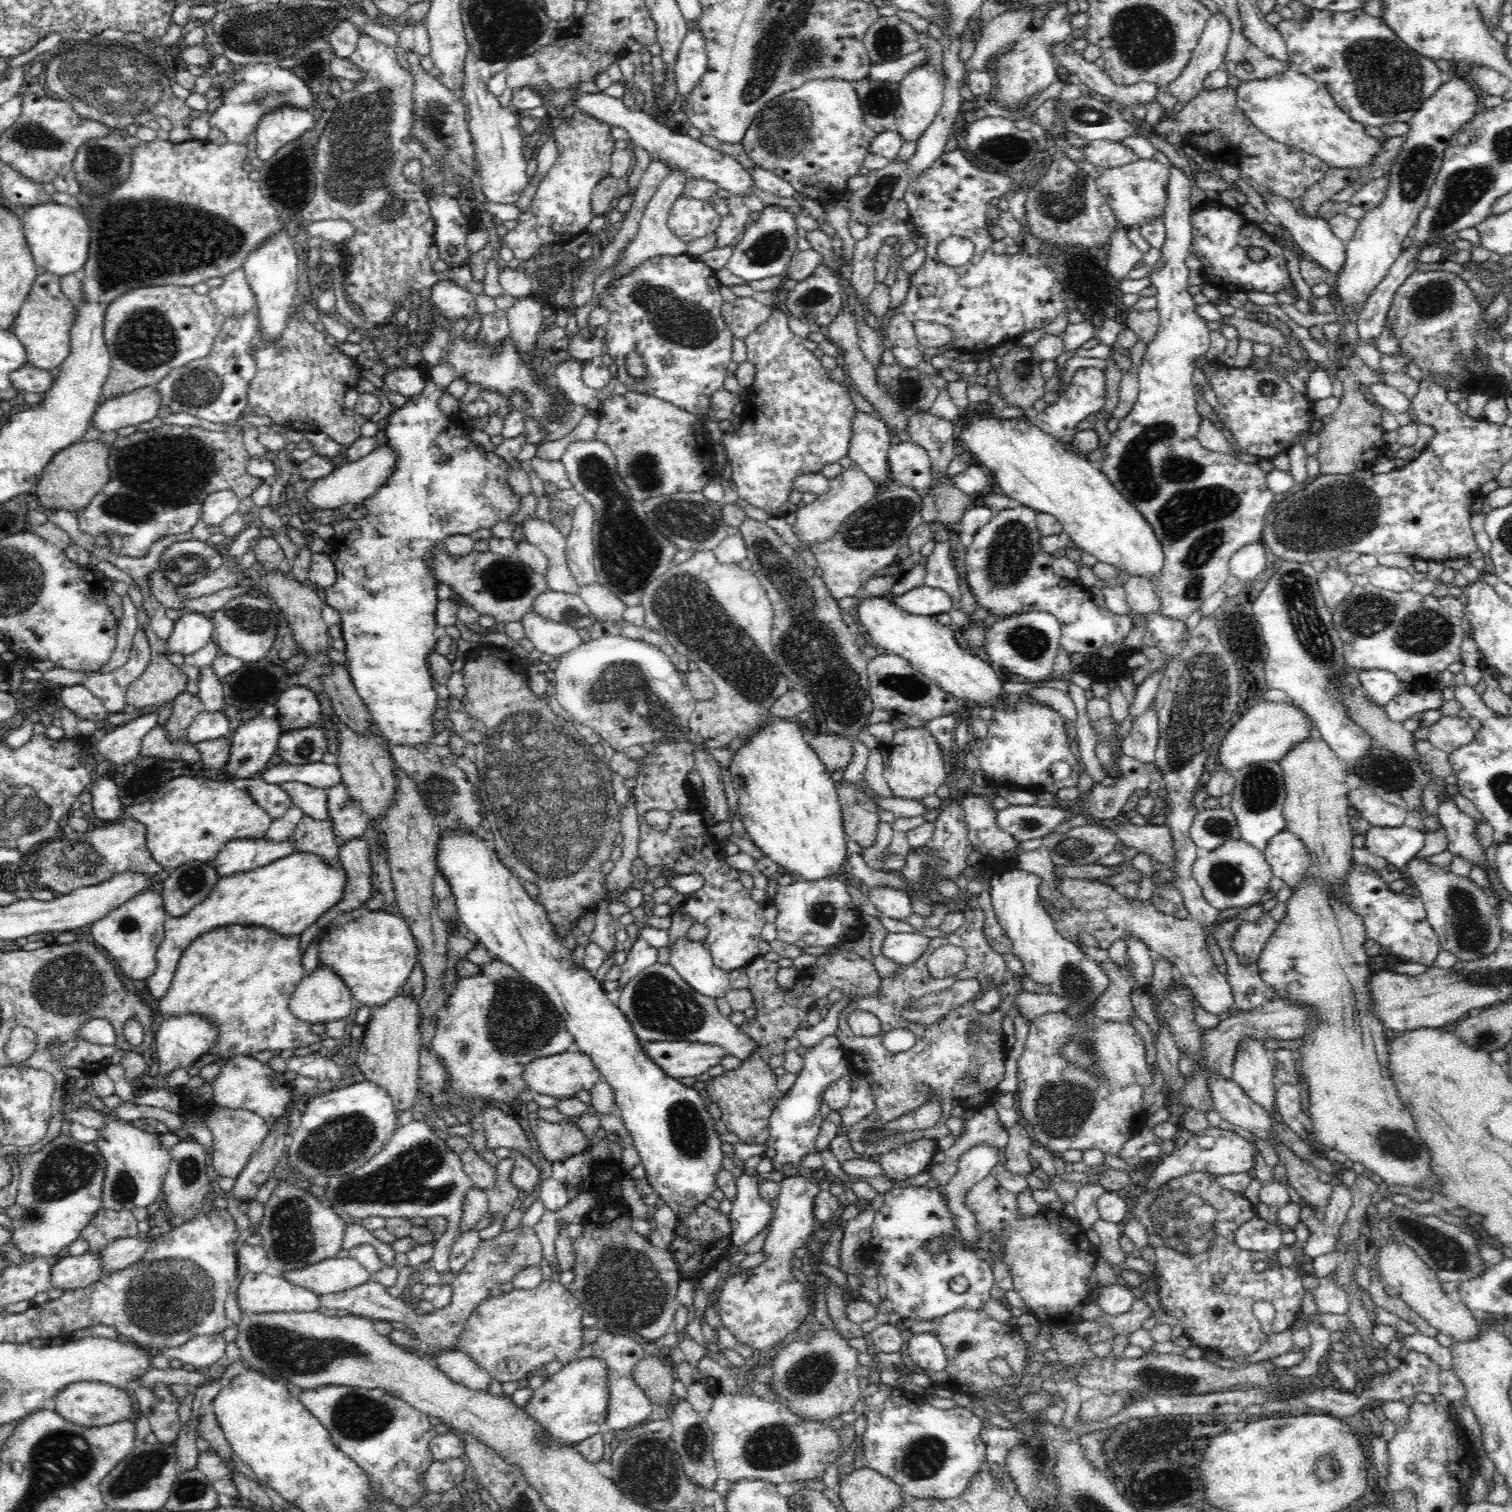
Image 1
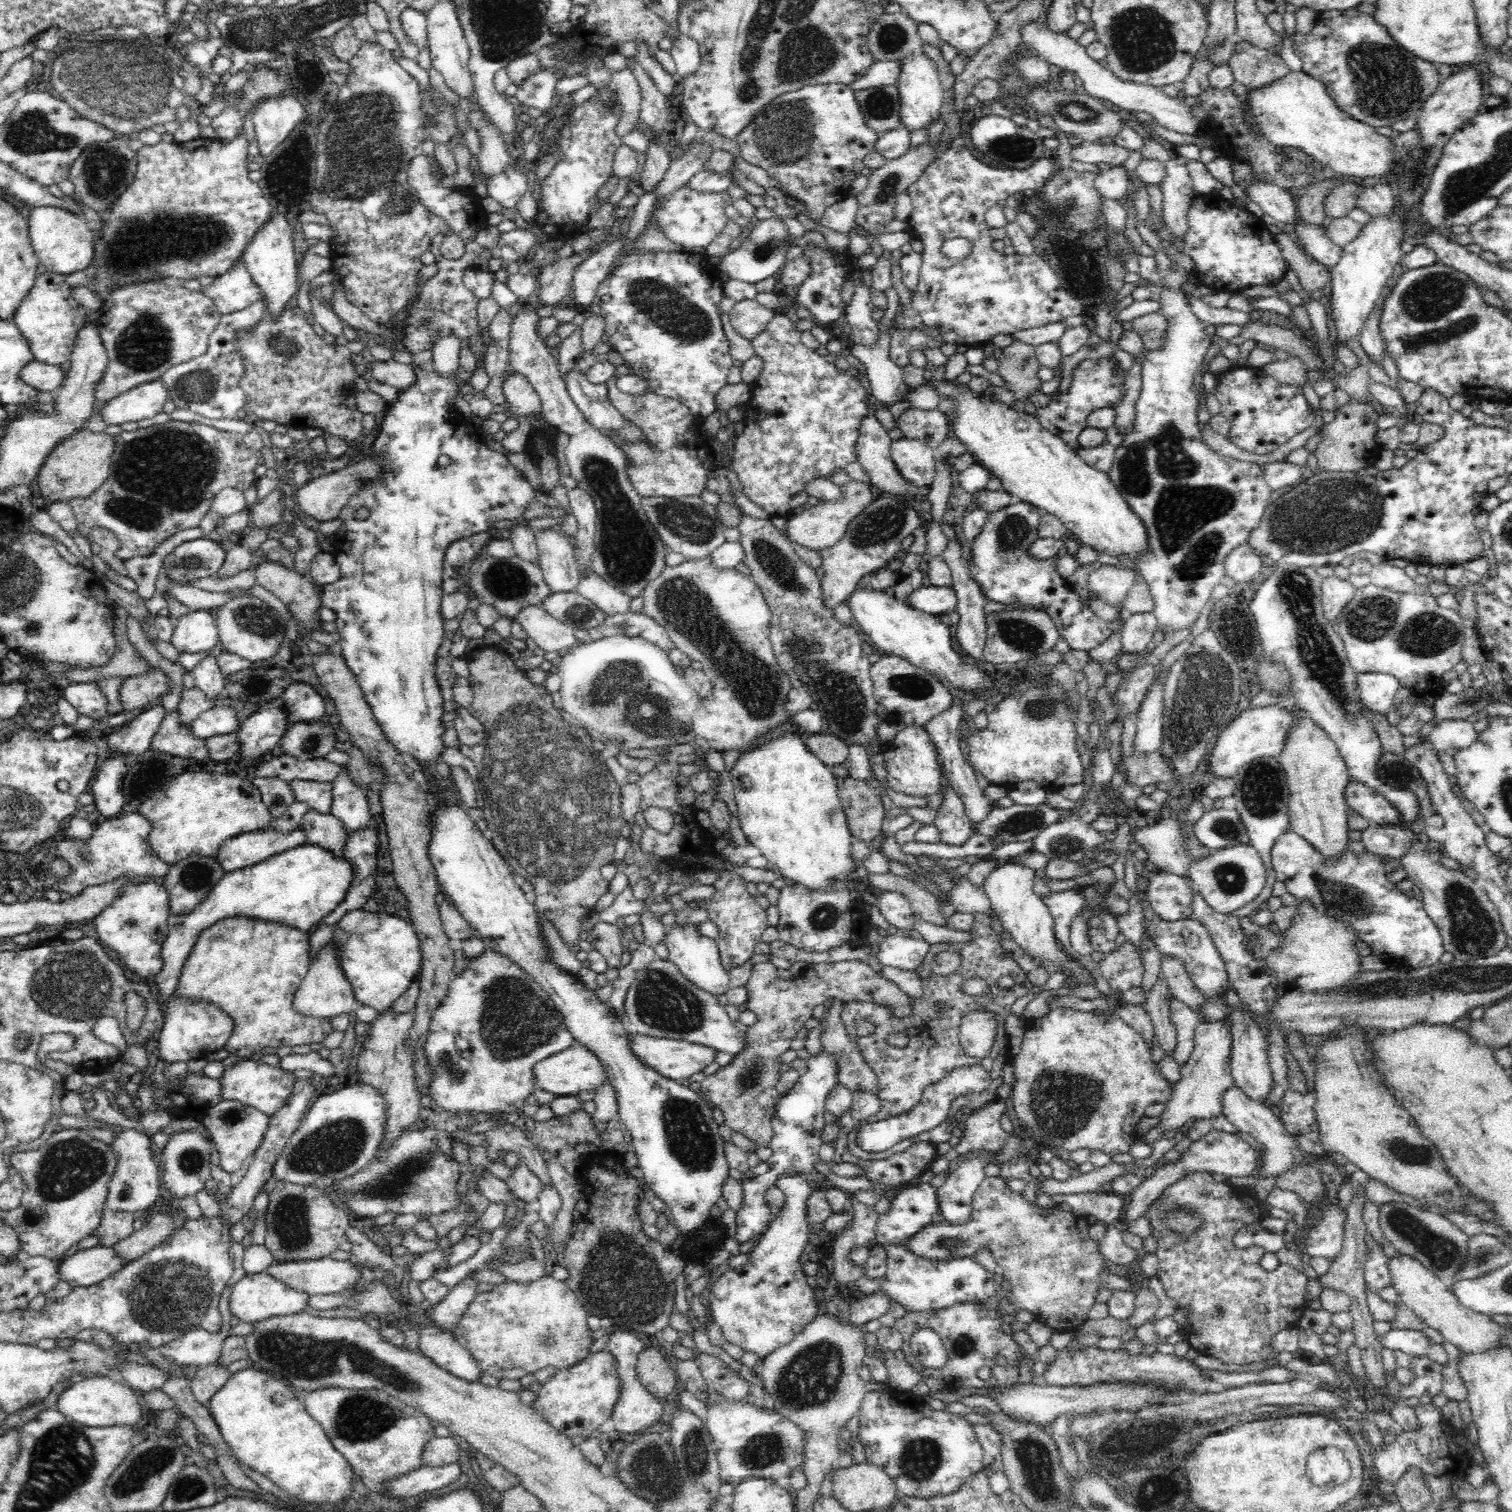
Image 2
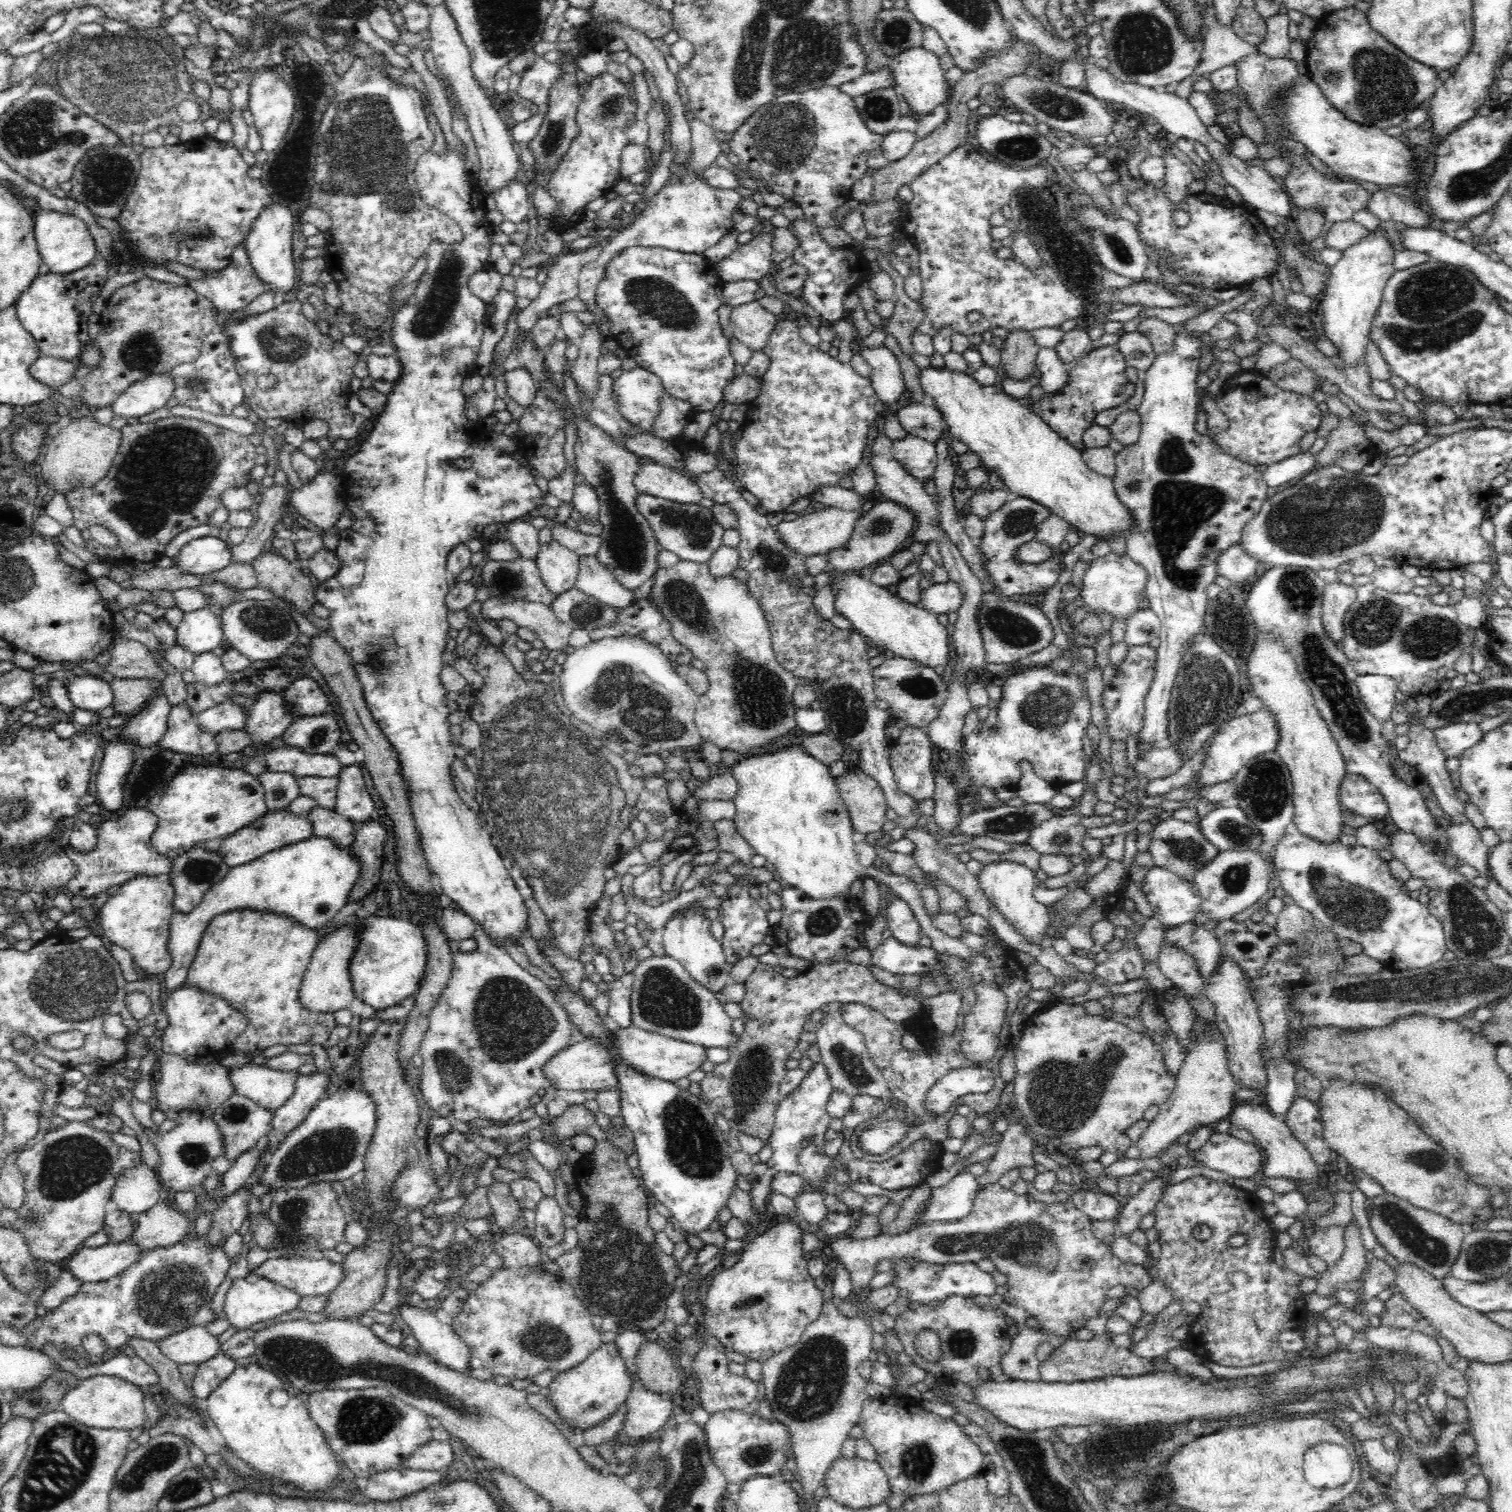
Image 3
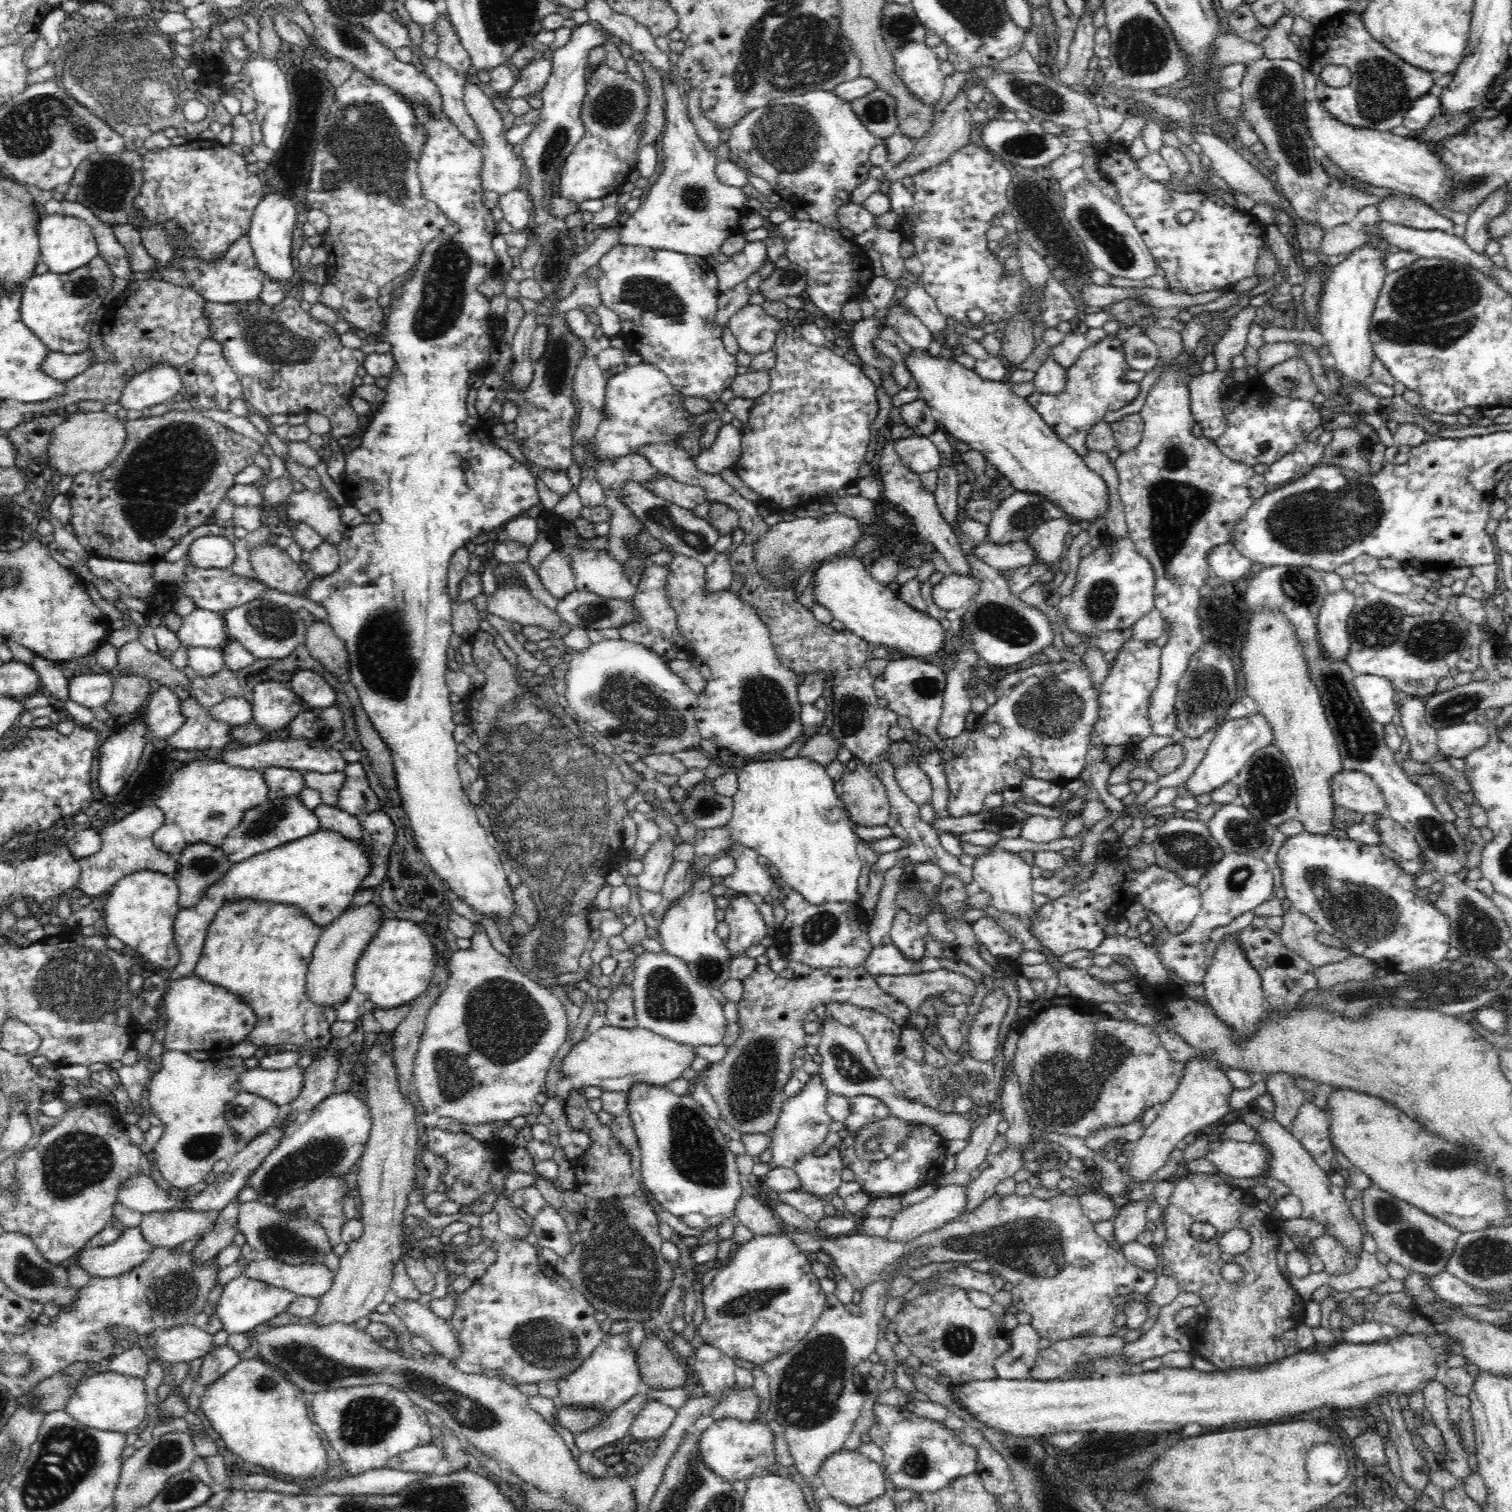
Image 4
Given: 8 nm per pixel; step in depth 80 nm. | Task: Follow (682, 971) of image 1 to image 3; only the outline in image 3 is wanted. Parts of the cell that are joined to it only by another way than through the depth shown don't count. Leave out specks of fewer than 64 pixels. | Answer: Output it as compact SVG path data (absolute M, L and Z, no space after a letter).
M690 906L690 910L672 915L663 927L663 946L665 955L684 966L693 981L715 993L727 986L731 979L731 966L725 960L721 942L710 932L712 920L706 918L704 912L702 906Z

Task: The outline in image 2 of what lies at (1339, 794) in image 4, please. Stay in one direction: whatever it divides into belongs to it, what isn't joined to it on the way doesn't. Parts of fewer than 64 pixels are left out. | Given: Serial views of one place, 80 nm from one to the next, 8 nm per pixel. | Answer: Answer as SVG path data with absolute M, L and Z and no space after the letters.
M1362 782L1347 784L1347 806L1376 825L1400 825L1399 811L1379 791Z

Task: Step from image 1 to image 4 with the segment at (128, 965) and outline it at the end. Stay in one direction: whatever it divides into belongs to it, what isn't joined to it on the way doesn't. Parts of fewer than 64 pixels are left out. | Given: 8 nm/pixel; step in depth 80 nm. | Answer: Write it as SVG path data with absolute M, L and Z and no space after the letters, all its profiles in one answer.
M140 871L128 874L104 898L106 927L110 936L128 944L127 950L140 954L148 964L158 964L163 969L174 969L180 963L180 953L173 944L173 923L179 908L179 888L173 875Z

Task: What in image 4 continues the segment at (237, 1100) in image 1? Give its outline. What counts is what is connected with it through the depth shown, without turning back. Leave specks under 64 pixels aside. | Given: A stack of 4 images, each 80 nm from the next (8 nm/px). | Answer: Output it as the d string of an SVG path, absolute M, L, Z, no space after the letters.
M298 1065L286 1070L264 1070L262 1067L239 1069L237 1080L245 1093L254 1093L278 1106L292 1102L304 1086L304 1069Z

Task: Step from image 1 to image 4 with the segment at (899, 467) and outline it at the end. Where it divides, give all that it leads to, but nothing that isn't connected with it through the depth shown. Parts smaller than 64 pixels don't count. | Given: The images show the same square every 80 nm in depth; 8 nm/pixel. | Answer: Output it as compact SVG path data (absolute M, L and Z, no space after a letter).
M918 435L895 441L895 451L902 464L919 475L930 470L937 470L942 462L938 445Z

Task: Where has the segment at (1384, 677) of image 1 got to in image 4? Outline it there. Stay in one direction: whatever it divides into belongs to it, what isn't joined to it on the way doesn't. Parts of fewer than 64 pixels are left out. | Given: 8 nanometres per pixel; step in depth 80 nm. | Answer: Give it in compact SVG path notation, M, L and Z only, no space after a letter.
M1358 674L1353 682L1364 708L1368 710L1374 722L1390 724L1396 714L1396 703L1393 700L1394 683L1381 676Z

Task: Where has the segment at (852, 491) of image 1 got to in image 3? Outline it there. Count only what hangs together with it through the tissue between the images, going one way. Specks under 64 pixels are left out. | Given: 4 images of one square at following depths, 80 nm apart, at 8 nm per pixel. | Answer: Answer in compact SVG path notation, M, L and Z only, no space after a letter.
M825 507L823 510L798 516L795 520L783 520L777 525L779 537L790 546L796 554L805 558L816 554L828 554L836 548L842 548L850 540L856 520L860 518L860 507L855 509Z

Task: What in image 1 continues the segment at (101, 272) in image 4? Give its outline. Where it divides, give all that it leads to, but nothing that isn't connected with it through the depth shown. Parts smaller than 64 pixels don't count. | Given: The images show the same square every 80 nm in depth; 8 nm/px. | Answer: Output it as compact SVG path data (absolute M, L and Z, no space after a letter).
M52 273L38 275L30 295L9 328L25 347L26 364L36 370L58 370L71 351L73 305L72 300L60 289L58 279L59 277Z

